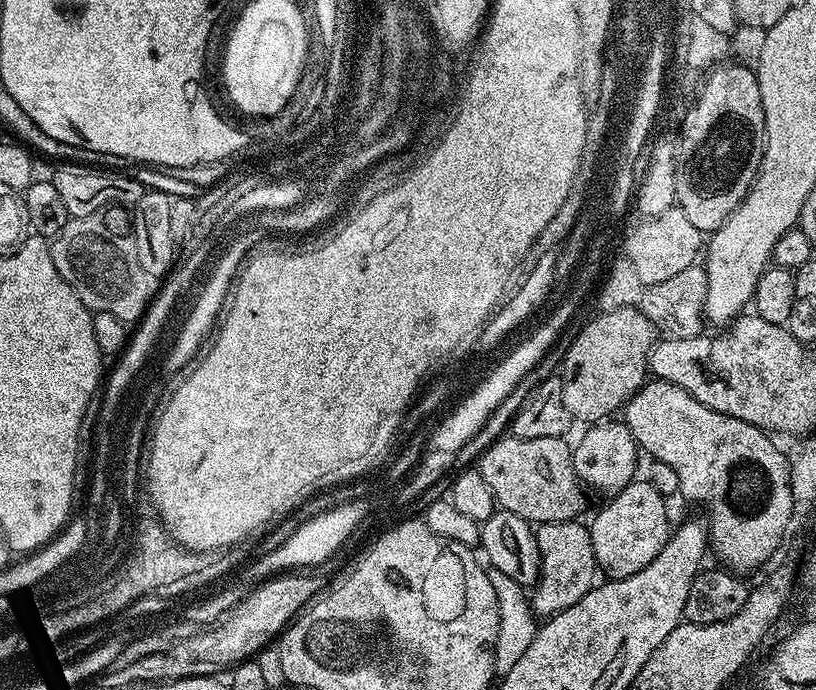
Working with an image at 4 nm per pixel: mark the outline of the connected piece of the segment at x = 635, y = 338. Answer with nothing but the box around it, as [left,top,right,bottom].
[562,307,658,422]

